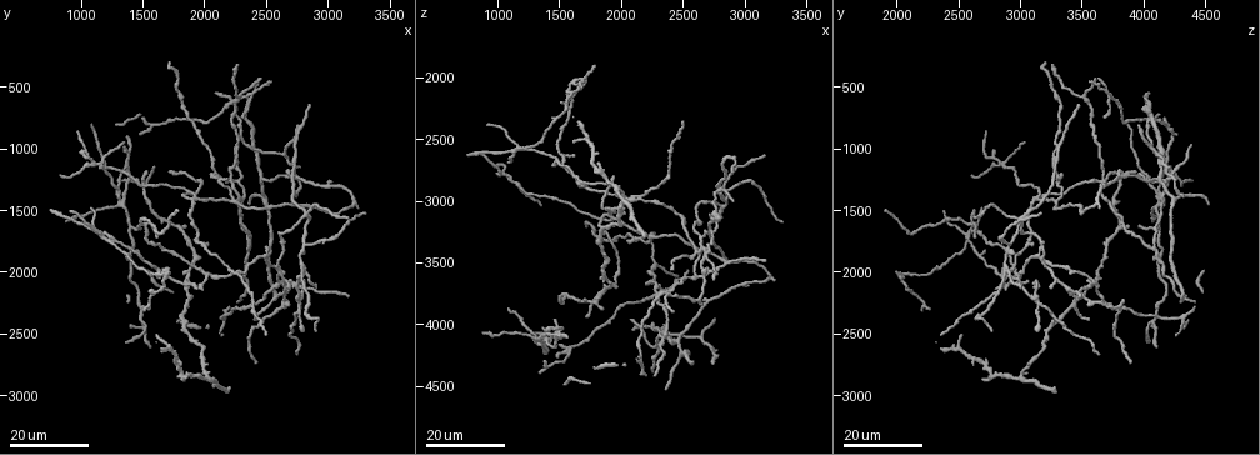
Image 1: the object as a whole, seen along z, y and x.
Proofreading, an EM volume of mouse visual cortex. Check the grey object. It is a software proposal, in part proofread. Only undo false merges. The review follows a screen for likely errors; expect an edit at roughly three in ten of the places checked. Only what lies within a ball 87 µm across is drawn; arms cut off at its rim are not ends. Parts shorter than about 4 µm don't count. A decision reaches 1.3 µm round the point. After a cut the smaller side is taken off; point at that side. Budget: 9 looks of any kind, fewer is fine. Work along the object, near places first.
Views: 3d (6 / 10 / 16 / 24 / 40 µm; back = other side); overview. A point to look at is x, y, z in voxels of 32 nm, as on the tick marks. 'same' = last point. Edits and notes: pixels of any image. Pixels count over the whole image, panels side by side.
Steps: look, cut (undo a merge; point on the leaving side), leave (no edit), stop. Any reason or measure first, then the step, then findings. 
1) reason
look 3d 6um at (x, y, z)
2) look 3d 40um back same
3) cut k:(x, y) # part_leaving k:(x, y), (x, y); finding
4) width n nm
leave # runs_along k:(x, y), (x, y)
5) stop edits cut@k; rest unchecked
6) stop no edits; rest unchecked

branch point
look 3d 24um at (2860, 1600, 2980)

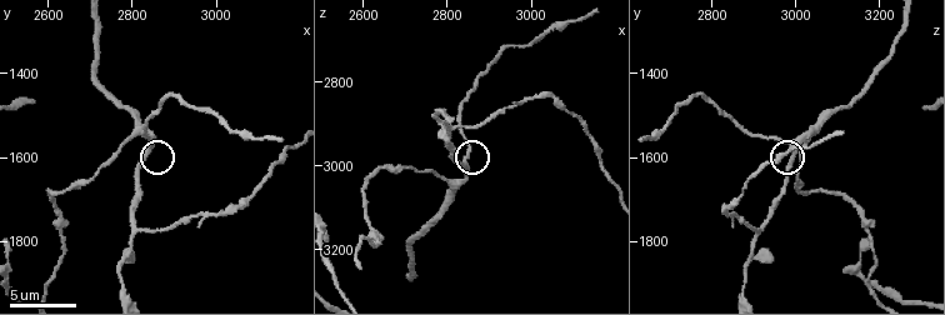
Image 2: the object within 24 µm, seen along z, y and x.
look 3d 10um at (2845, 1580, 2995)

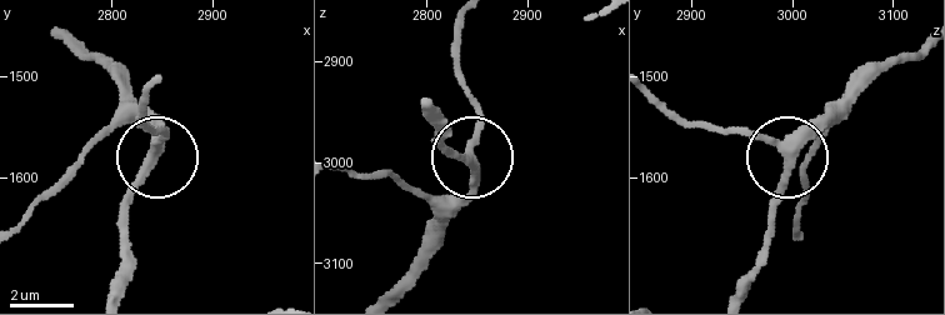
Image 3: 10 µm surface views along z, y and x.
arms 3
leave # one neuron here

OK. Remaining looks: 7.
three-way junction
look 3d 16um at (2240, 1400, 3320)

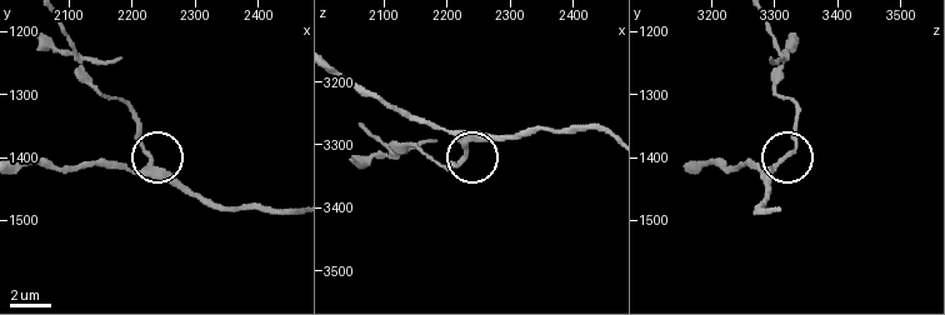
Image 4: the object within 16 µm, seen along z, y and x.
look 3d 10um at (2235, 1410, 3305)

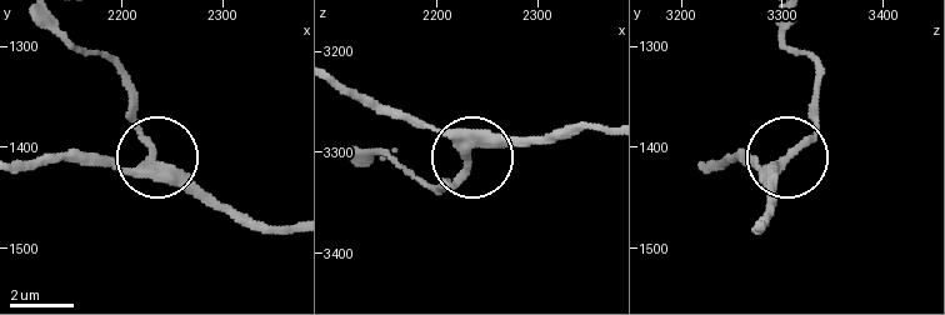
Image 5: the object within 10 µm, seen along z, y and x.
width 280 nm
leave # runs_along 5:(705, 159), (778, 164), (815, 126), (818, 98); all the same neuron

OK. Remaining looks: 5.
three arms meet
look 3d 24um at (2280, 1240, 4180)

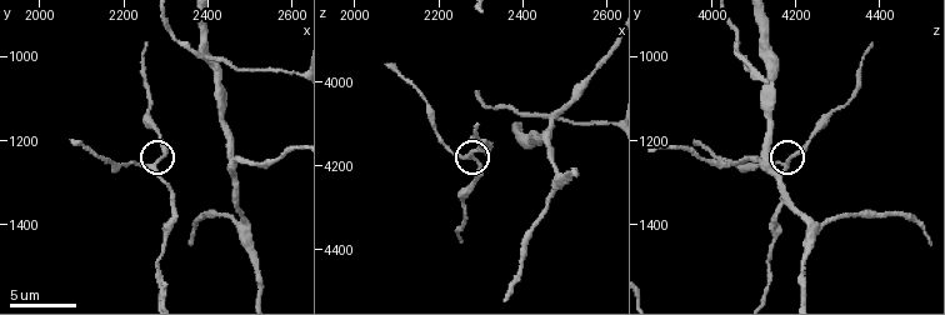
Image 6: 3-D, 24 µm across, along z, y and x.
look 3d 6um at (2275, 1260, 4175)

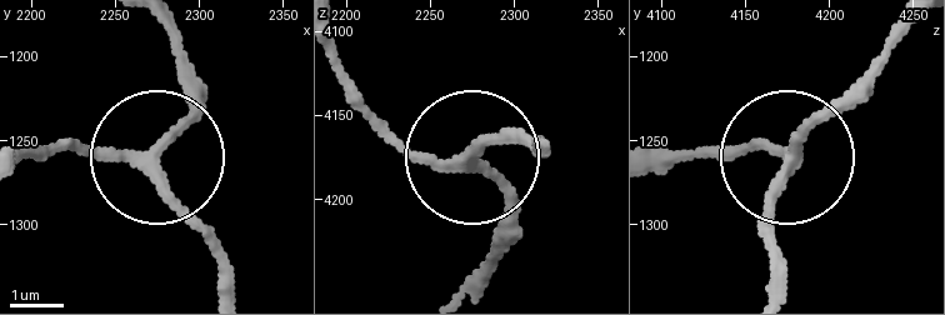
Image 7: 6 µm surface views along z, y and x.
other side
look 3d 6um back at (2270, 1260, 4180)

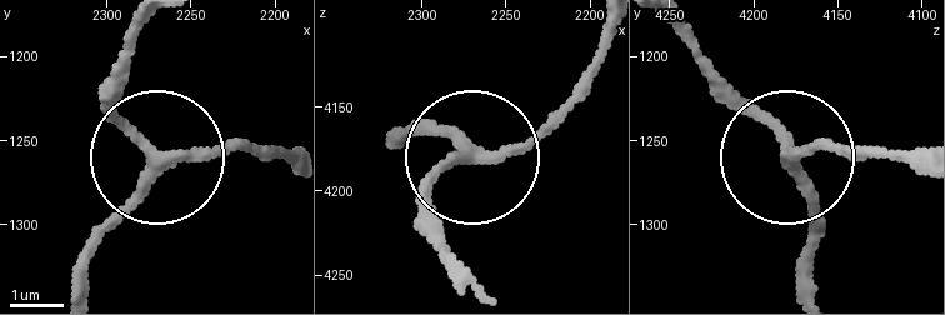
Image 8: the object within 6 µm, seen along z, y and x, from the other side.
leave # runs_along 8:(398, 128), (505, 150), (595, 74); all the same neuron

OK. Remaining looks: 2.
look 3d 24um at (1940, 1420, 3120)

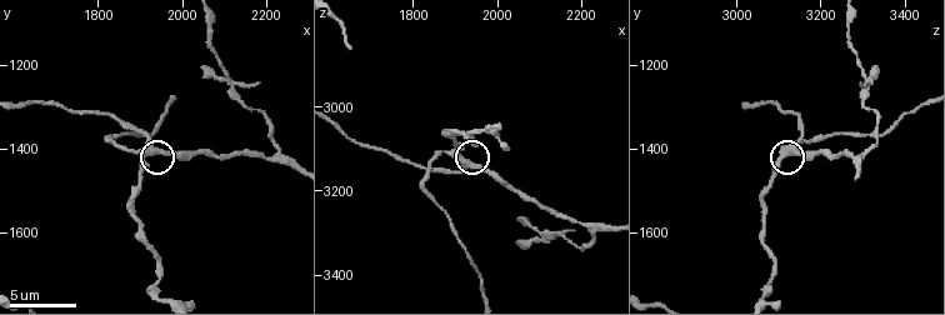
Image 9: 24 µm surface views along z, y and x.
closer look
look 3d 6um at (1940, 1405, 3140)

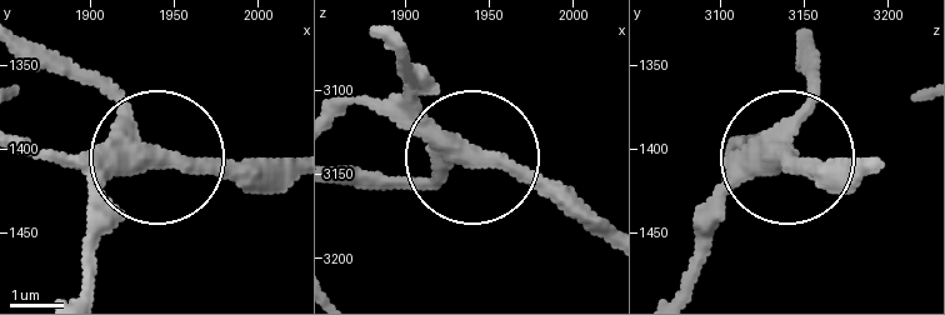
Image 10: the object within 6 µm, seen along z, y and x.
side_arm 47 um; arms 3
leave # one neuron here

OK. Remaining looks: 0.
stop no edits; rest unchecked

